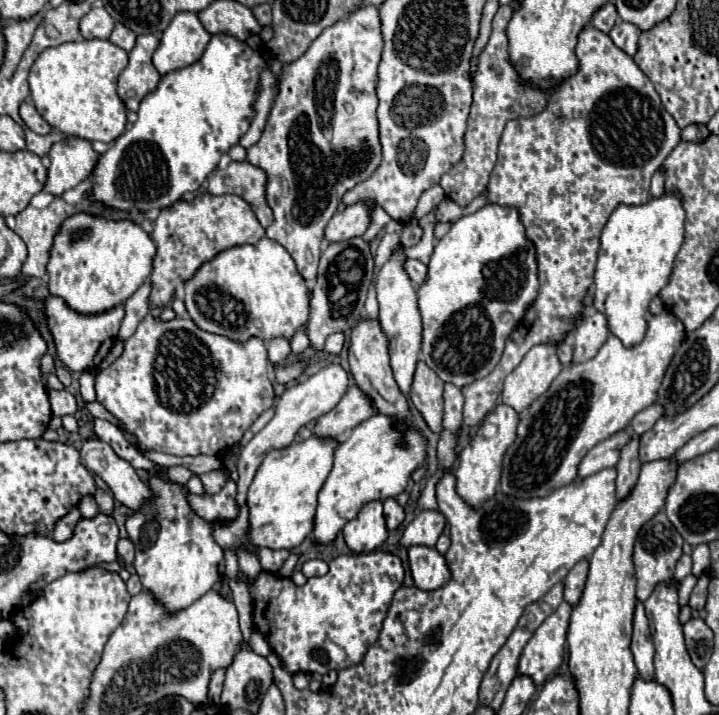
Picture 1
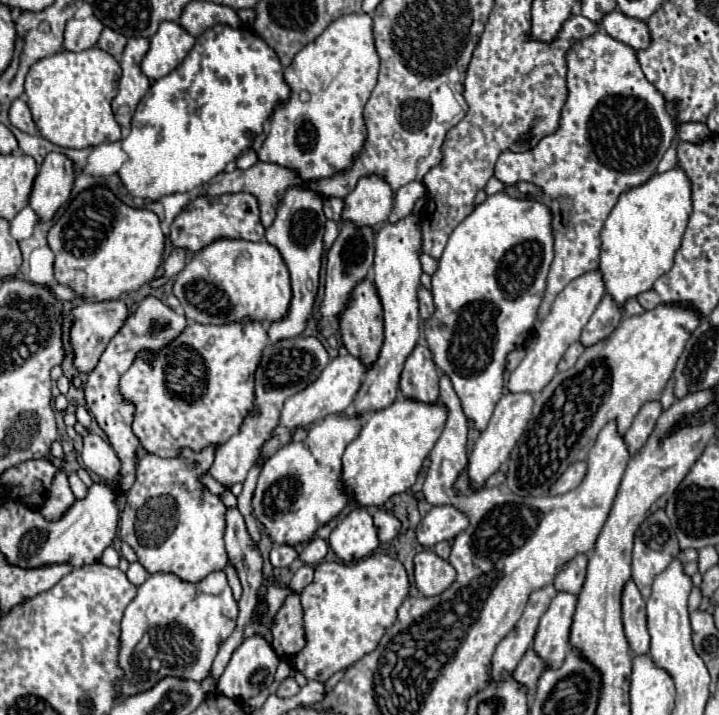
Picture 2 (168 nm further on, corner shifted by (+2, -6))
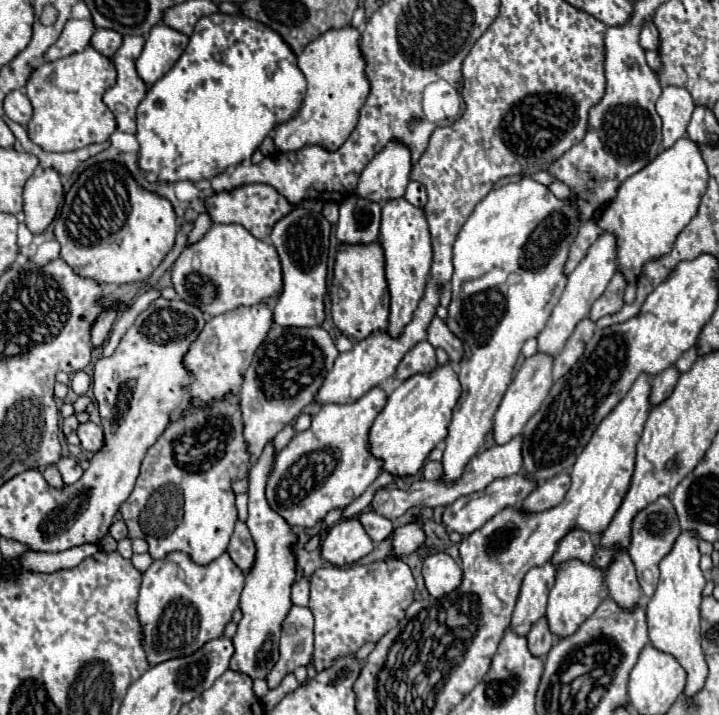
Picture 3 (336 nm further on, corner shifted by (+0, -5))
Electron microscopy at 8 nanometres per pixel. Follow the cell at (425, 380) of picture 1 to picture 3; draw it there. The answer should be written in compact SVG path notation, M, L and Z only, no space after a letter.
M420 341L400 361L398 371L396 371L396 379L406 381L406 379L410 379L416 373L428 375L428 373L436 371L436 367L438 367L438 363L436 363L434 347L428 341Z

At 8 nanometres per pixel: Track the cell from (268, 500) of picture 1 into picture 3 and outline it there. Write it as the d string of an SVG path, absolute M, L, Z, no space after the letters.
M372 389L364 397L360 397L356 403L350 403L350 405L334 405L334 403L322 405L320 411L312 417L310 429L304 433L298 433L278 453L278 457L274 459L272 475L268 475L266 499L268 499L268 505L280 517L284 517L284 521L290 527L312 529L318 521L322 521L326 517L328 511L344 509L354 499L358 499L368 489L368 485L380 475L382 463L368 453L366 445L368 445L368 429L370 429L372 421L376 419L376 413L384 407L384 403L386 403L384 391Z

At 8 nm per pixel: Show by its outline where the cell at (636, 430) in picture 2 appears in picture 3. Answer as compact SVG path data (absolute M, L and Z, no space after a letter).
M670 367L650 381L650 405L652 407L658 407L664 399L668 399L678 377L680 377L680 373L674 367Z

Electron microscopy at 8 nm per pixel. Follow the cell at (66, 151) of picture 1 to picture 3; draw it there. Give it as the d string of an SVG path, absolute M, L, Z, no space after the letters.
M44 169L42 175L30 177L28 183L24 185L24 215L26 215L26 225L32 233L42 233L56 217L58 205L64 199L64 187L60 179L62 177L56 169Z

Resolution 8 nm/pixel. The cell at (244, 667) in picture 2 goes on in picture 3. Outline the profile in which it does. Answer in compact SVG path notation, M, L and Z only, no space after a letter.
M268 443L266 449L262 451L258 463L250 467L246 525L254 537L258 553L256 553L254 567L246 575L246 585L244 585L244 591L240 597L240 609L244 613L244 617L238 623L238 633L232 639L234 641L234 655L230 659L230 669L248 675L252 681L254 679L266 679L268 671L276 665L280 625L292 607L290 585L296 577L294 555L290 551L290 547L296 541L296 535L294 535L292 527L276 511L272 511L268 507L266 497L264 497L264 487L266 487L268 473L272 469L272 461L274 461L274 449Z

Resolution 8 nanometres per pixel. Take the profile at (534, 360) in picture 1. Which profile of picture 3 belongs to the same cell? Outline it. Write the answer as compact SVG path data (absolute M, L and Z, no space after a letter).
M610 233L600 235L598 241L588 249L586 259L582 259L580 265L568 275L566 289L564 289L558 305L554 307L554 311L552 311L552 315L550 315L544 331L538 335L538 353L556 357L564 349L564 343L570 339L572 331L576 329L576 323L580 319L584 319L584 315L590 313L592 303L604 293L606 285L614 277L614 273L616 273L616 255L614 255L614 251L616 251L614 237Z

